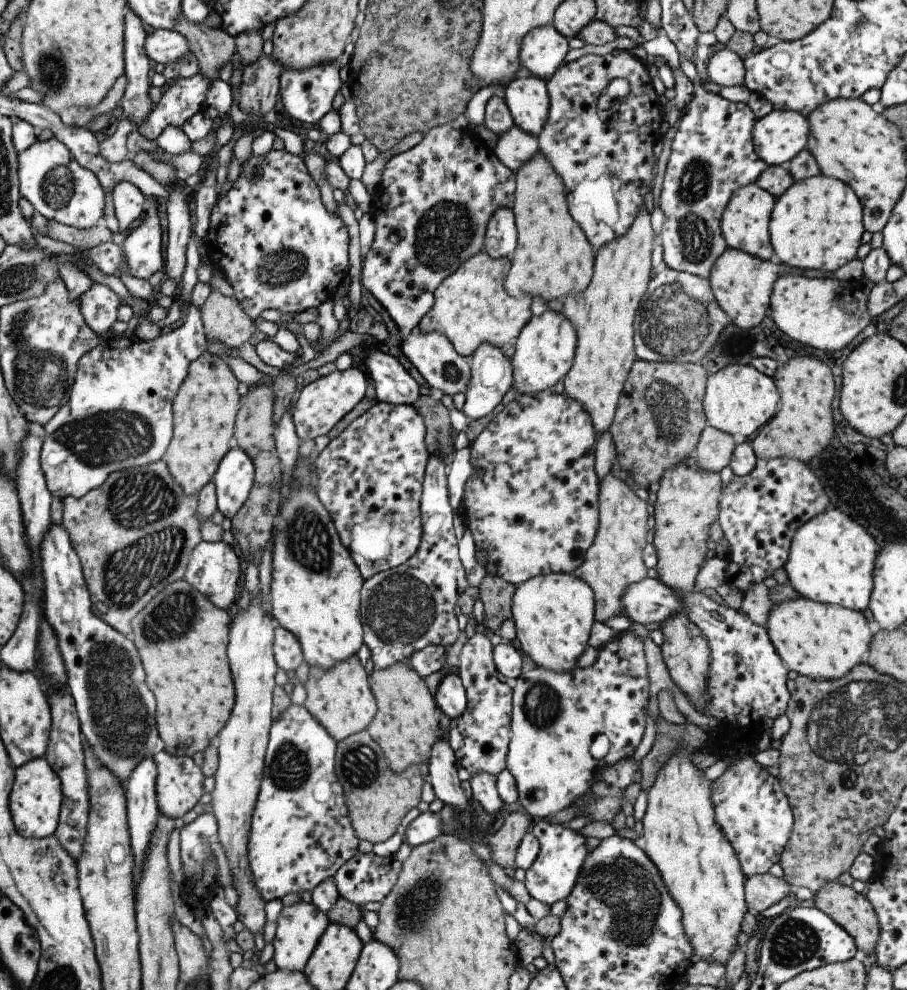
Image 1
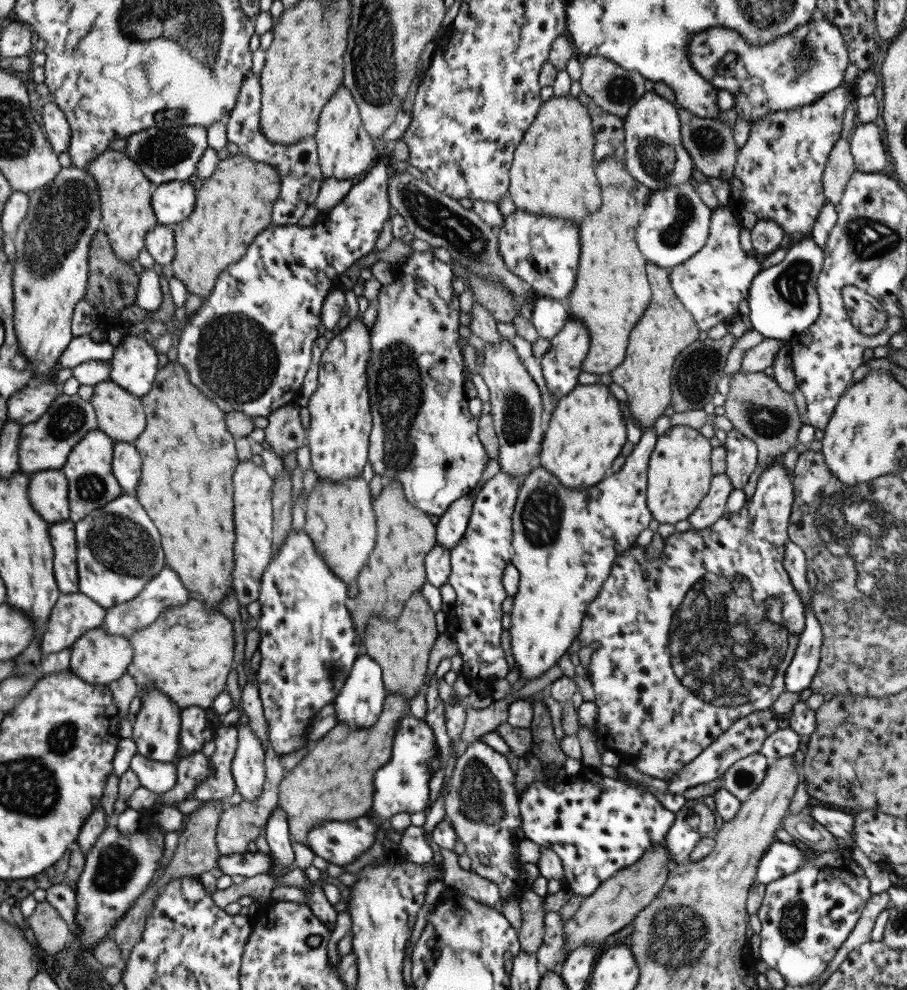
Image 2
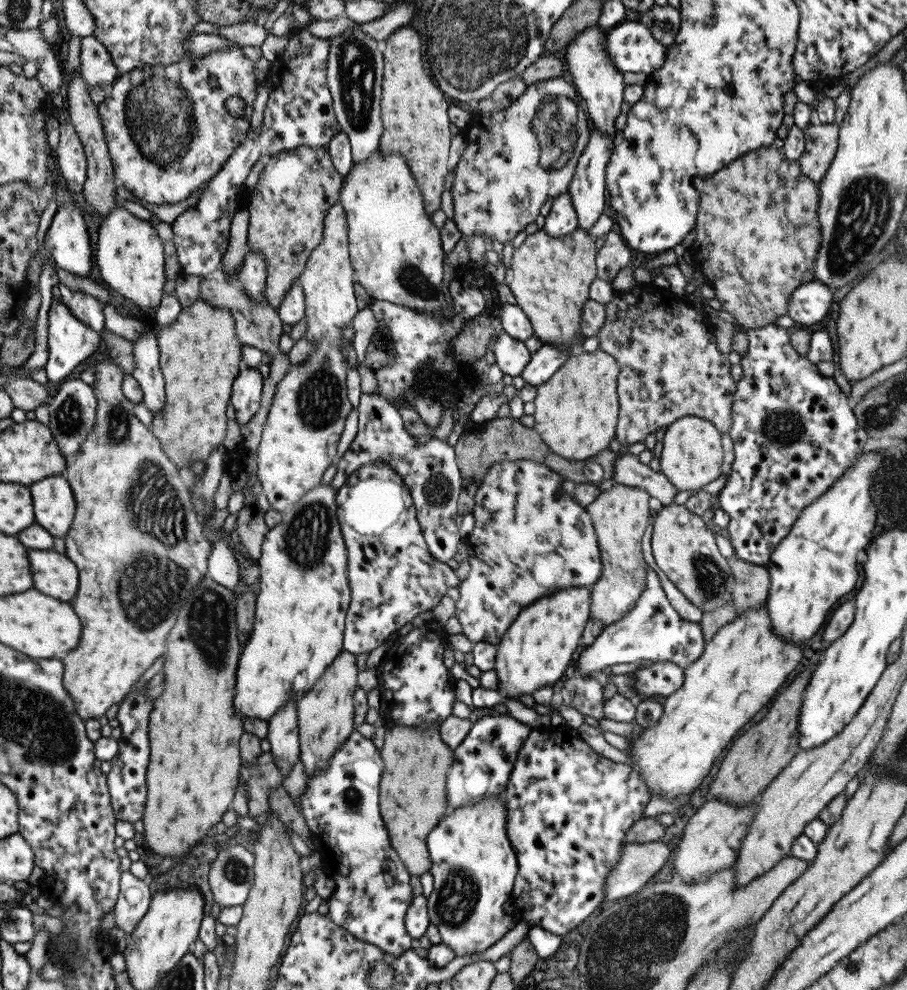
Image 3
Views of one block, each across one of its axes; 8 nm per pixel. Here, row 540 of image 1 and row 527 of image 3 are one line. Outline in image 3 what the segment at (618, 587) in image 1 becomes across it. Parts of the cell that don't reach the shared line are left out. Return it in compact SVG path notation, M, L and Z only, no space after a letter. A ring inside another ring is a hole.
M615 483L610 490L601 491L588 506L585 506L590 519L592 519L596 537L598 537L600 557L602 558L602 576L590 588L590 612L591 617L603 622L604 626L611 625L613 622L618 622L619 618L625 617L634 608L640 595L646 590L646 563L643 558L642 538L651 516L649 510L651 504L653 504L653 500L647 490Z

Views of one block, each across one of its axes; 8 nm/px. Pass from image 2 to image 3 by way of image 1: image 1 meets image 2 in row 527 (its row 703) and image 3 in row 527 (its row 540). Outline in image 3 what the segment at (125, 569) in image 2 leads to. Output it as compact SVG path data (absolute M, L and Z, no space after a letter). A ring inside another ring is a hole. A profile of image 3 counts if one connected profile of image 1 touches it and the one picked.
M63 475L48 476L30 485L33 498L35 523L52 534L52 537L64 538L70 531L76 513L76 501L70 483Z

